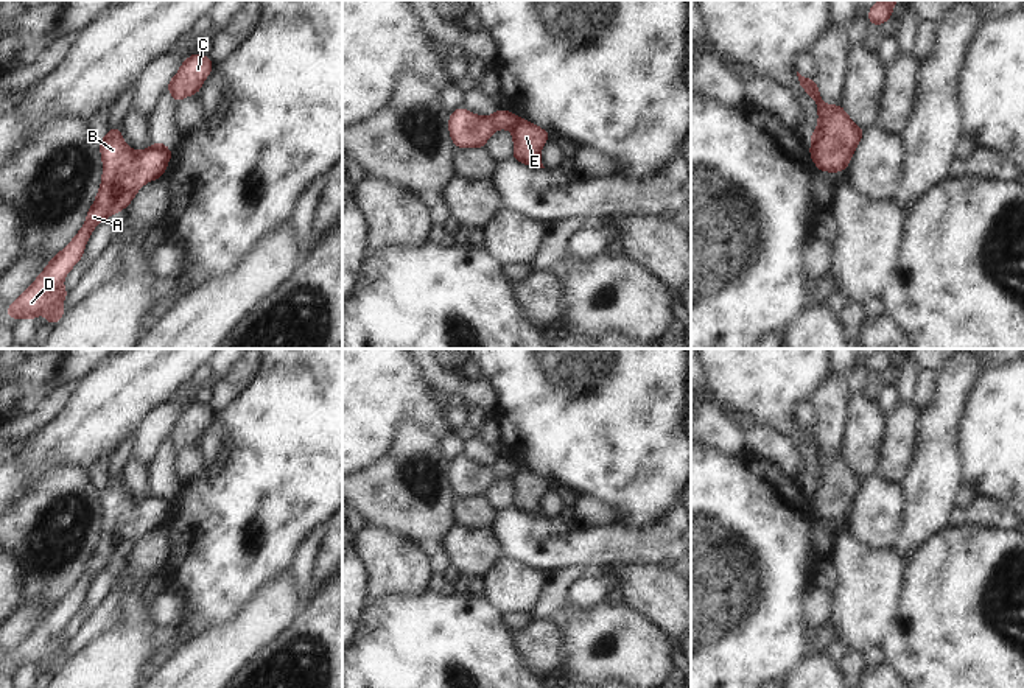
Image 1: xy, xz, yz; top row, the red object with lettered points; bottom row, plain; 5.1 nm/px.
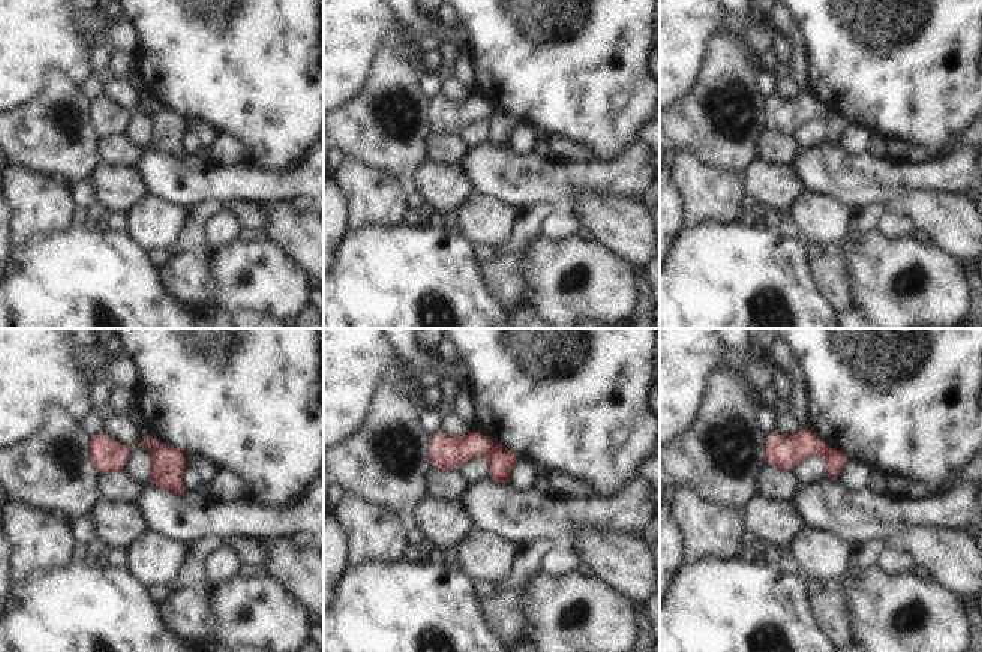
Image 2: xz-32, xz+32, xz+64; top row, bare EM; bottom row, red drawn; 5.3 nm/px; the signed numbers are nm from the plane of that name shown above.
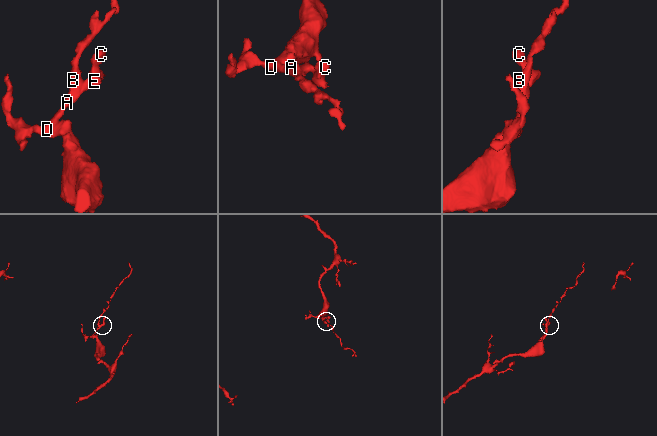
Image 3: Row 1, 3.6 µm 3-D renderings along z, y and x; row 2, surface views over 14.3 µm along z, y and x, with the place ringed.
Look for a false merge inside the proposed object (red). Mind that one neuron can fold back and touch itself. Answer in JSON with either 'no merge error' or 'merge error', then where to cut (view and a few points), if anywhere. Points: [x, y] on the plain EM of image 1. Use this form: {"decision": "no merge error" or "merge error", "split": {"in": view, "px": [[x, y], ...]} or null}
{"decision": "merge error", "split": {"in": "xz", "px": [[520, 467], [509, 477]]}}

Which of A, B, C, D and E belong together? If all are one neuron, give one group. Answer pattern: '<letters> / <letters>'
A B D / C E

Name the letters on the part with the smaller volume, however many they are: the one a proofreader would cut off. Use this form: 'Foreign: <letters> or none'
Foreign: C, E

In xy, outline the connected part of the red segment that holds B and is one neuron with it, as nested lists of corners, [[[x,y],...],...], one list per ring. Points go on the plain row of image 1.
[[[109,478],[100,490],[103,529],[82,577],[72,591],[56,602],[44,621],[11,652],[6,666],[33,668],[44,662],[54,674],[64,663],[62,649],[68,638],[62,635],[67,621],[81,609],[84,595],[100,570],[131,553],[140,535],[165,523],[171,506],[163,490],[143,500],[134,500],[121,486],[121,478]]]

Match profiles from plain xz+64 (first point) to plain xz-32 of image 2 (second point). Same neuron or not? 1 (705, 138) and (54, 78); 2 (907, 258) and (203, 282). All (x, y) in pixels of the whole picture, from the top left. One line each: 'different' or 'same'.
1: same
2: different

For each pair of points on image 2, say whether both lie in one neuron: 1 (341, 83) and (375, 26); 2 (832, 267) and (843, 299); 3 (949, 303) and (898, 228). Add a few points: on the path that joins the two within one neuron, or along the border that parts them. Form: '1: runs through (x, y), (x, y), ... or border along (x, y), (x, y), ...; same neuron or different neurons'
1: runs through (341, 69), (341, 60), (362, 39); same neuron
2: runs through (832, 275), (837, 291); same neuron
3: border along (876, 228), (891, 239), (909, 236); different neurons

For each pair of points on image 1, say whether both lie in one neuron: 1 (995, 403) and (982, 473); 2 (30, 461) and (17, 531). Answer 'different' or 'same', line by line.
1: same
2: different

